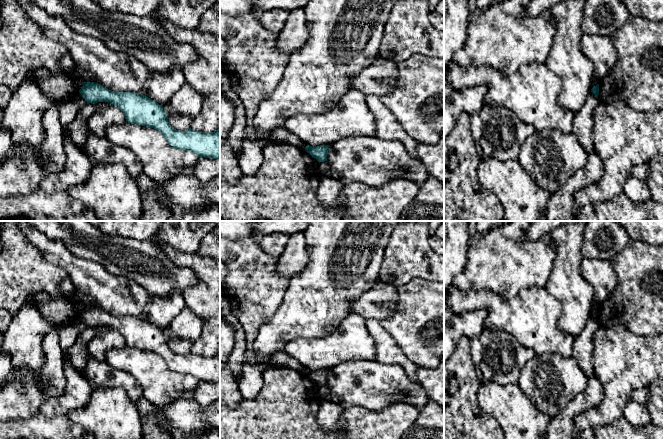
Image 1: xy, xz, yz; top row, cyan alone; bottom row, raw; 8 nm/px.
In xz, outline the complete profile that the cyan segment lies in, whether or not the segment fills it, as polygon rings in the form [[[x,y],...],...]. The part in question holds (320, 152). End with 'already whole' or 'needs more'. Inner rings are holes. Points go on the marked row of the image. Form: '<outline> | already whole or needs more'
[[[307,145],[305,151],[320,163],[327,161],[329,147],[330,145],[320,145],[315,147]]] | already whole

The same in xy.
[[[84,82],[79,93],[87,103],[108,102],[117,106],[125,115],[126,122],[160,131],[168,143],[176,149],[191,151],[198,157],[220,158],[220,128],[211,133],[198,132],[191,128],[187,131],[176,130],[168,122],[164,107],[151,98],[133,92],[114,92],[95,82]]] | already whole

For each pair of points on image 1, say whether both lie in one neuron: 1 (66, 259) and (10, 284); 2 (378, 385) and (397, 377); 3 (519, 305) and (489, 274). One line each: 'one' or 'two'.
1: two
2: one
3: two

